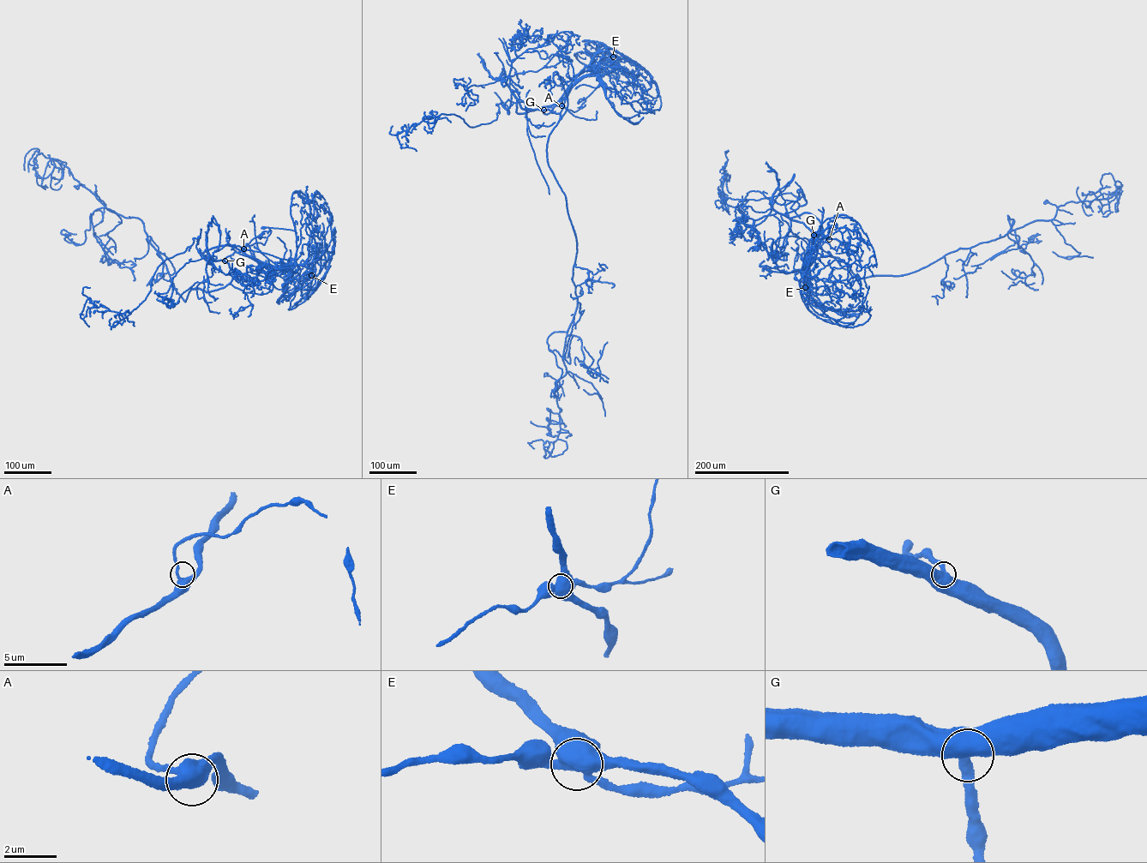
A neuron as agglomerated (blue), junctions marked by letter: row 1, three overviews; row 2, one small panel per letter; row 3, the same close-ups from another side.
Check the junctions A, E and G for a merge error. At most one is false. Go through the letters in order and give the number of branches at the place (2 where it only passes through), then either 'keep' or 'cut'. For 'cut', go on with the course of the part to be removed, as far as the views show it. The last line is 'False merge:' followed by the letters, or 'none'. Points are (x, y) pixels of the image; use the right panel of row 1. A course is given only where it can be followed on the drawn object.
A: 3 branches meet; keep
E: 3 branches meet; cut; foreign part runs (805, 287), (801, 293), (811, 243), (828, 218), (843, 214), (859, 224), (873, 251), (871, 264)
G: 2 branches meet; keep
False merge: E

